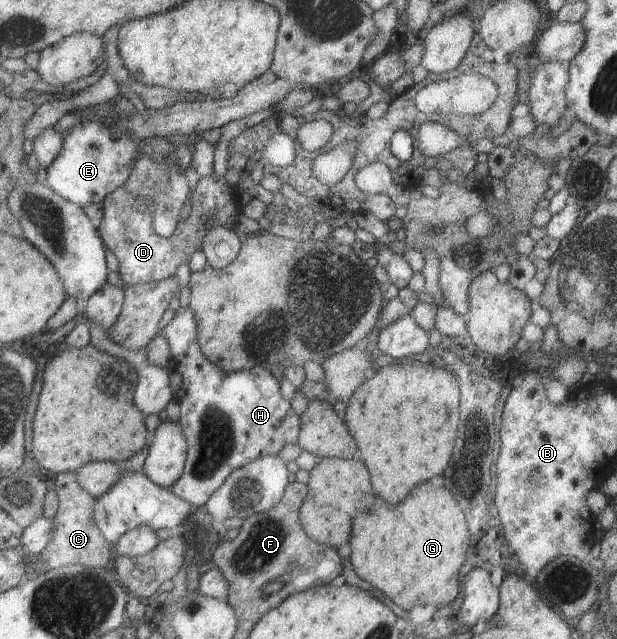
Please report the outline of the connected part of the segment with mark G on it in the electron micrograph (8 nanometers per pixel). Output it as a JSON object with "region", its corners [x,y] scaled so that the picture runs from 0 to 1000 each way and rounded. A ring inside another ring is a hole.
{"region":[[[556,717],[520,718],[502,737],[499,761],[502,770],[488,792],[486,808],[501,840],[548,859],[567,848],[572,859],[572,881],[579,887],[575,895],[592,909],[624,925],[652,953],[665,958],[669,950],[695,945],[710,951],[746,937],[747,925],[741,903],[744,903],[744,887],[754,878],[754,862],[760,856],[760,831],[757,831],[759,818],[754,818],[754,809],[747,803],[747,792],[737,784],[729,767],[724,768],[721,762],[702,762],[699,756],[686,756],[666,768],[666,778],[660,778],[660,784],[653,784],[650,790],[634,790],[611,775],[592,778],[592,772],[605,768],[601,740],[595,728],[582,718],[559,721]]]}

